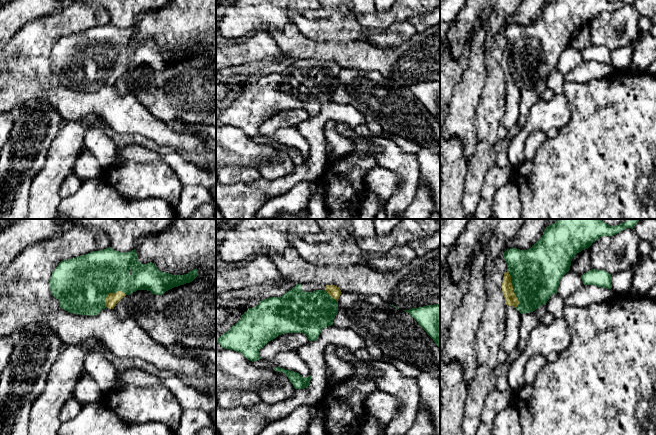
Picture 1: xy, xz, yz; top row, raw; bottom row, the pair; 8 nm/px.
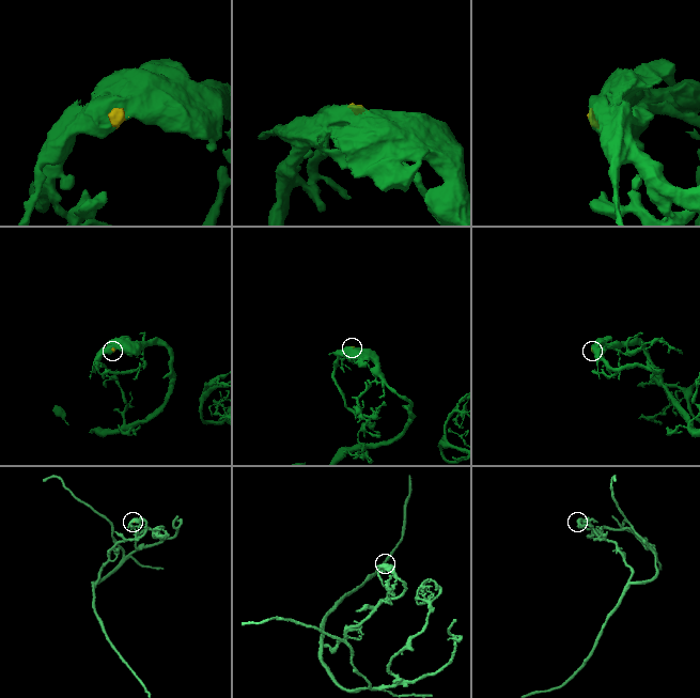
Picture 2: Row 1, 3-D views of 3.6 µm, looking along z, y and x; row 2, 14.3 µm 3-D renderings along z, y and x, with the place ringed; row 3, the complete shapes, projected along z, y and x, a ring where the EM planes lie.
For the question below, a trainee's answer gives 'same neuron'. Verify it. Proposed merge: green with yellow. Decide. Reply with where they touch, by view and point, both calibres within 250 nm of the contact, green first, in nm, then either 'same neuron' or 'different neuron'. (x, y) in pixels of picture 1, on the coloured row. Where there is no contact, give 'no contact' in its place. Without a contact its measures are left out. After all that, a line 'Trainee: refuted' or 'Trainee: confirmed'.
yz (513, 289) | 400/100 nm | same neuron
Trainee: confirmed

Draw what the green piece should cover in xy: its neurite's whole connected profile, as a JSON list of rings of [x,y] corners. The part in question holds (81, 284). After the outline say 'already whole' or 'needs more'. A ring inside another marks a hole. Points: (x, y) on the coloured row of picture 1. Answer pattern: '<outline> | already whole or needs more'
[[[110,247],[61,261],[48,282],[51,294],[59,300],[63,310],[73,314],[94,316],[102,309],[114,309],[122,298],[137,290],[147,290],[152,294],[161,295],[174,287],[192,282],[197,276],[197,269],[184,275],[162,272],[152,262],[141,264],[136,249],[124,253]]] | needs more

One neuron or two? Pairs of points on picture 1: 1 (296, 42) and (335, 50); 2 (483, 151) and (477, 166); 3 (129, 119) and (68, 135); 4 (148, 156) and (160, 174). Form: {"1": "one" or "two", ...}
{"1": "one", "2": "one", "3": "two", "4": "two"}

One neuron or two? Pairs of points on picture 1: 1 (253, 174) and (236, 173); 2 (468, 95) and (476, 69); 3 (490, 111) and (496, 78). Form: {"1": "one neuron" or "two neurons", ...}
{"1": "one neuron", "2": "one neuron", "3": "one neuron"}

